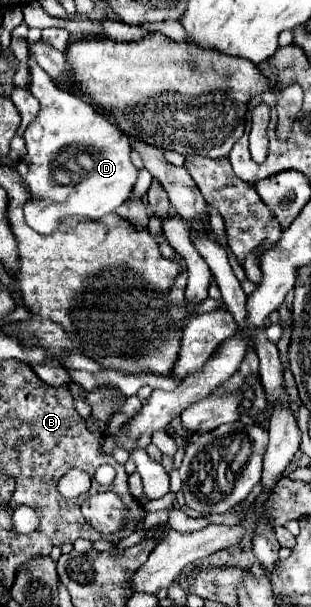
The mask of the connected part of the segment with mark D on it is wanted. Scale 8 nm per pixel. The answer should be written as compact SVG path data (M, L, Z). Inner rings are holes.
M32 55L28 57L28 67L32 71L30 93L40 101L40 111L24 131L24 141L28 151L26 155L28 173L24 181L32 193L32 199L24 205L24 215L26 215L26 223L34 231L42 235L50 235L54 233L54 229L58 229L58 223L64 215L80 215L98 221L106 213L116 211L130 197L138 177L138 169L132 165L130 159L130 151L132 151L130 141L116 125L112 125L106 117L94 111L80 97L74 97L68 91L60 91L44 73L44 69L34 61Z

